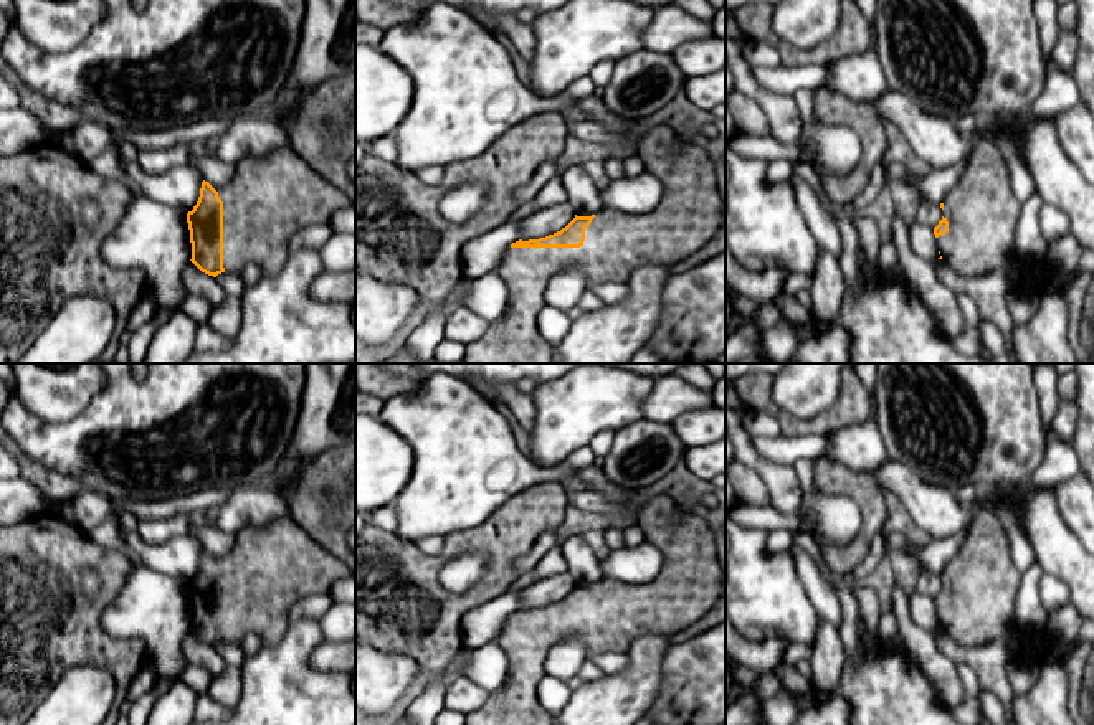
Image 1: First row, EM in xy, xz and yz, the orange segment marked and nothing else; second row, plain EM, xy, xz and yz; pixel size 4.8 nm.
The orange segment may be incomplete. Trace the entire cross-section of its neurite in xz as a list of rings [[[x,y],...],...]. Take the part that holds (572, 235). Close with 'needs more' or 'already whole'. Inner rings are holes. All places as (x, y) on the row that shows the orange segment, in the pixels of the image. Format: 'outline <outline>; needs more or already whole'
outline [[[656,126],[640,135],[635,154],[646,172],[656,175],[664,187],[659,205],[648,213],[633,215],[602,208],[592,216],[577,216],[560,231],[539,239],[516,241],[506,248],[496,271],[509,289],[507,307],[499,319],[489,322],[484,335],[466,345],[464,363],[552,363],[552,345],[537,327],[545,307],[549,279],[567,268],[580,268],[588,286],[626,282],[631,272],[646,264],[669,264],[689,258],[702,248],[721,225],[721,170],[699,144],[679,145],[669,126]]]; needs more

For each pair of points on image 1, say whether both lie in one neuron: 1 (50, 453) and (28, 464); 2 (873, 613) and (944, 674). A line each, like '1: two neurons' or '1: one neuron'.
1: two neurons
2: two neurons

